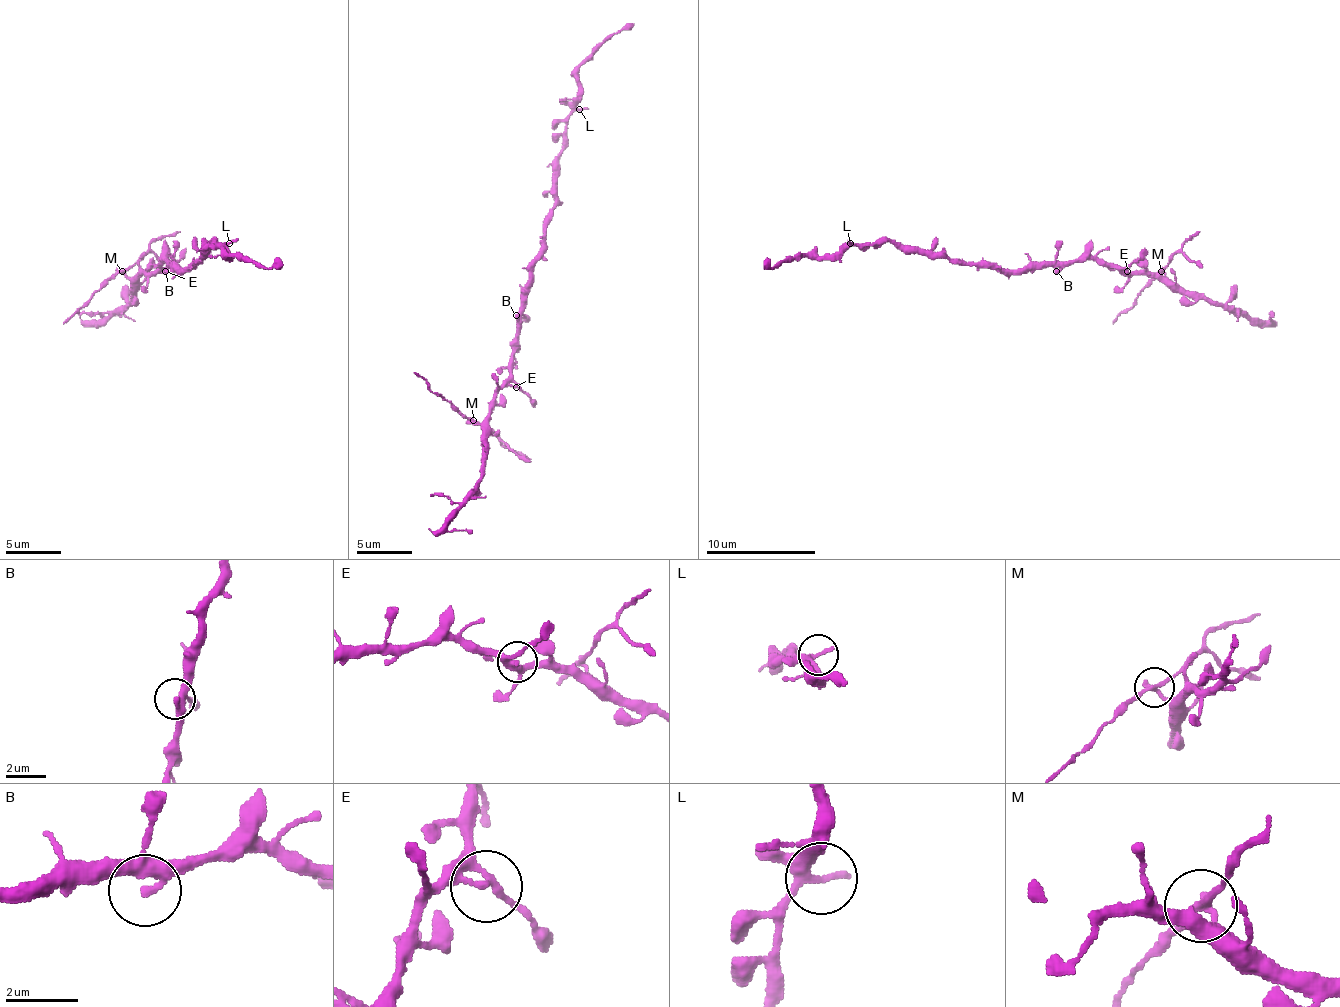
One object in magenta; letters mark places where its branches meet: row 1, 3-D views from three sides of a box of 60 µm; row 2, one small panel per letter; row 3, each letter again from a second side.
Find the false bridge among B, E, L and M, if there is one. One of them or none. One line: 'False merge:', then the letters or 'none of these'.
False merge: none of these

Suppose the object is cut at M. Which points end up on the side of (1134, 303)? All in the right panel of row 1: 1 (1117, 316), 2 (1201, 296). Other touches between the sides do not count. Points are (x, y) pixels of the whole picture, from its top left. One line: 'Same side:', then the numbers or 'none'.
Same side: 1

